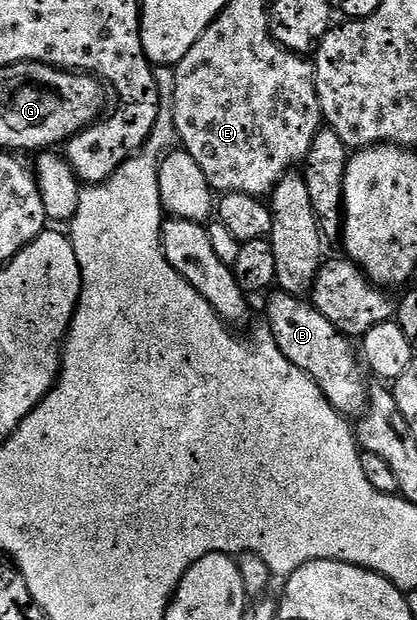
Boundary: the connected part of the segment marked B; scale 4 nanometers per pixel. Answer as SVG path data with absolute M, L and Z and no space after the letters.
M280 290L270 291L268 296L269 301L265 304L265 316L269 319L267 328L272 332L278 350L300 372L305 372L314 380L329 405L340 416L353 418L353 415L356 417L364 413L369 403L370 385L365 384L366 373L355 348L353 353L353 348L349 345L352 344L350 337L343 335L331 322L327 322L327 318L323 318L320 310L308 299Z

